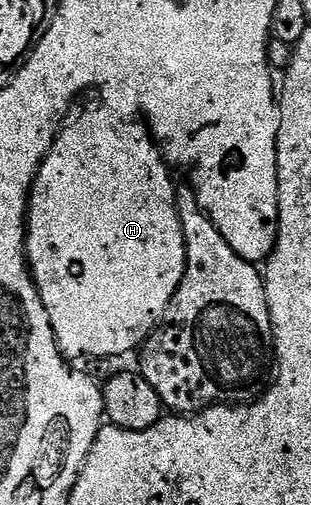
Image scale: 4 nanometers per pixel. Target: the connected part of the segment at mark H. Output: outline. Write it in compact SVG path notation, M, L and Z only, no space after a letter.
M104 103L89 104L70 111L58 131L53 145L45 155L45 160L33 180L33 189L29 192L29 211L25 230L25 254L29 261L29 271L37 283L37 293L47 310L47 318L53 327L57 347L66 357L72 356L121 356L124 352L140 349L141 345L157 327L161 316L167 310L175 290L185 273L185 239L183 226L179 222L177 209L178 189L173 188L173 176L170 165L166 164L157 141L149 133L144 123L133 120L120 120L112 107Z

